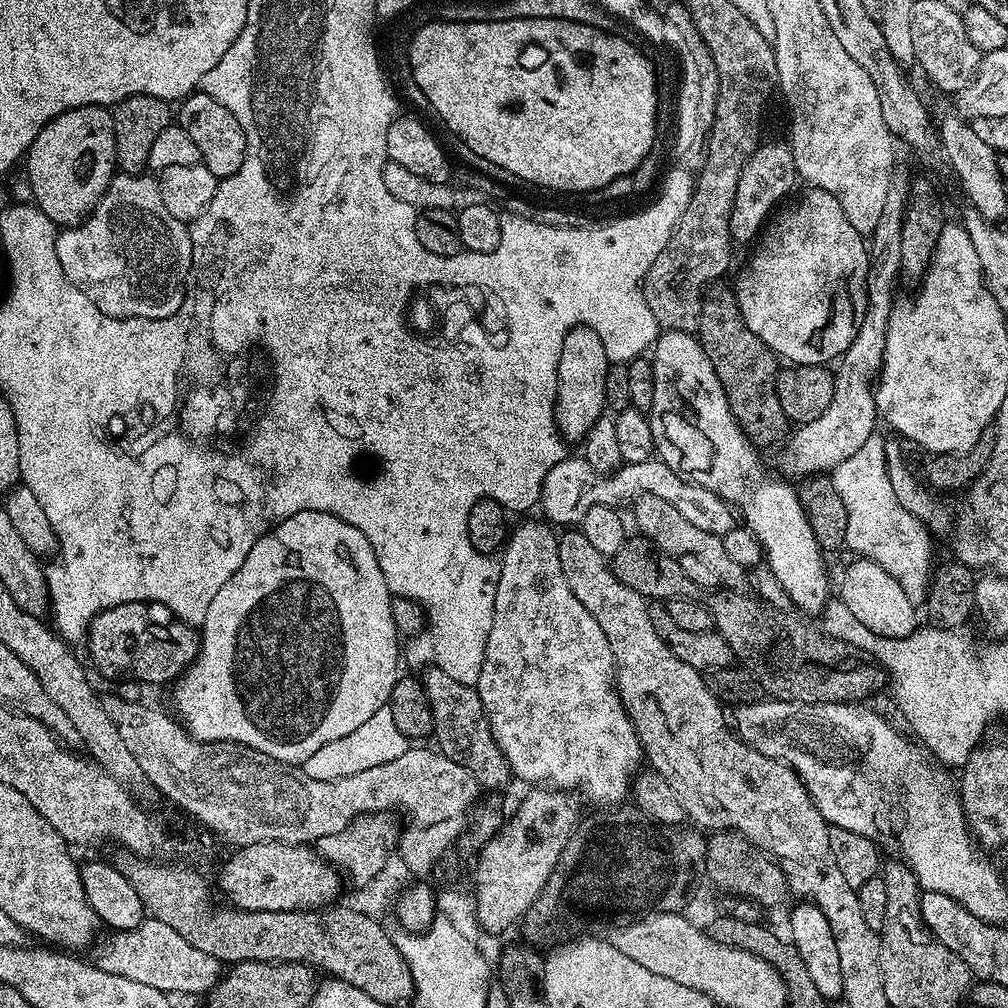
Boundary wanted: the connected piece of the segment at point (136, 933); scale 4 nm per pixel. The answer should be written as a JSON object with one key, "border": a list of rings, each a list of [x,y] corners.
{"border":[[[146,918],[134,930],[113,931],[108,935],[112,936],[95,941],[90,960],[96,967],[110,974],[130,978],[133,982],[143,982],[145,986],[154,986],[154,990],[159,992],[185,992],[188,996],[196,996],[199,992],[207,994],[220,981],[221,961],[198,950],[198,946],[190,946],[190,942],[186,942],[178,930],[166,926],[166,922]]]}

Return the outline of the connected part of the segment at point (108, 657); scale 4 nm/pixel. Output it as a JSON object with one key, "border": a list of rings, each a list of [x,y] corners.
{"border":[[[157,600],[126,602],[92,619],[86,645],[92,664],[112,680],[141,680],[144,684],[168,684],[180,679],[200,652],[200,634],[193,625],[179,620]]]}

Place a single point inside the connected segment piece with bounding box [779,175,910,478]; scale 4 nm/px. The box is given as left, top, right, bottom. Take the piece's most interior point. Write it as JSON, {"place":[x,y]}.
{"place":[817,447]}

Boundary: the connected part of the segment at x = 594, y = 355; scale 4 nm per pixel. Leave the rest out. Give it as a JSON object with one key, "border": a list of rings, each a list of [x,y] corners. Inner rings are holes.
{"border":[[[585,324],[570,329],[566,334],[566,342],[562,342],[562,354],[558,362],[558,394],[556,395],[556,425],[565,441],[583,441],[585,434],[594,426],[594,422],[598,422],[598,418],[605,415],[606,374],[609,367],[606,346],[602,346],[602,338],[598,338],[594,329],[586,327]]]}

